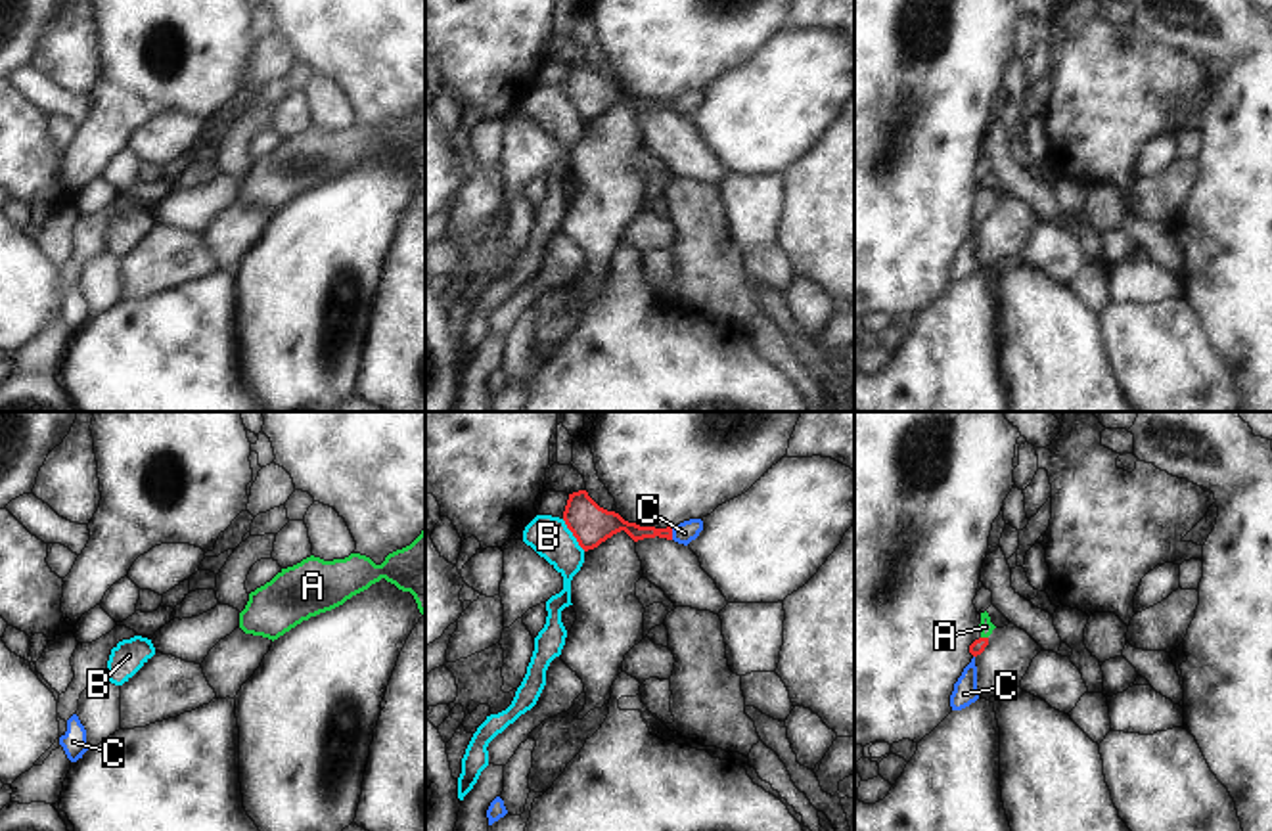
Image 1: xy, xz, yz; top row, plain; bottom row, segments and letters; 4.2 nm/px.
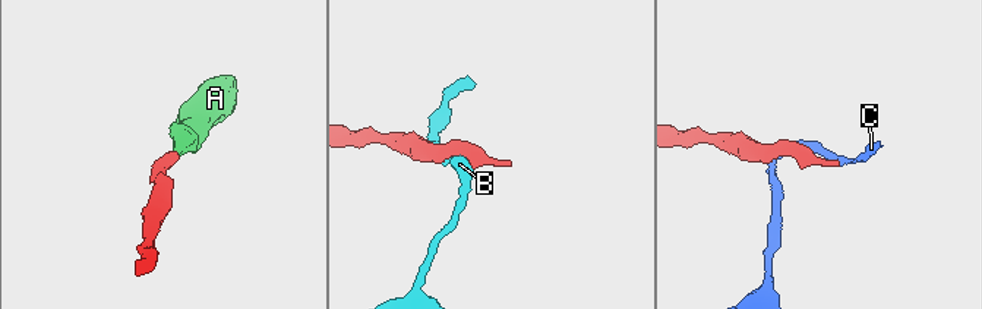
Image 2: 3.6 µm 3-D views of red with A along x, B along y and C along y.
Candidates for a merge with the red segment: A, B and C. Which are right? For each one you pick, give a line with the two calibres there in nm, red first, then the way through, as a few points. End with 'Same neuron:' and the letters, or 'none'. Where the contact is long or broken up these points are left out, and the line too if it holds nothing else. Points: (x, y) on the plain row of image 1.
A: 60/60 nm | across yz (977, 217), (985, 209), (985, 198)
Same neuron: A

